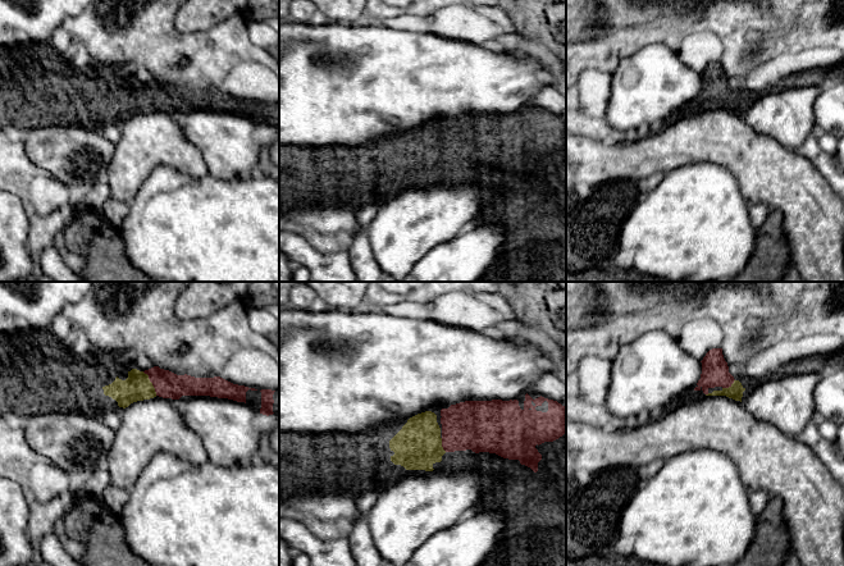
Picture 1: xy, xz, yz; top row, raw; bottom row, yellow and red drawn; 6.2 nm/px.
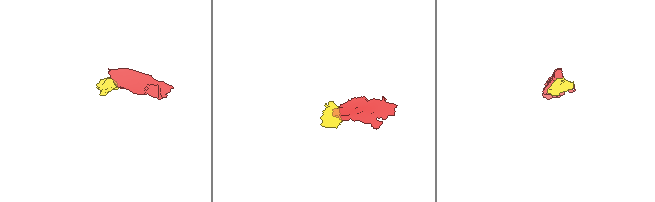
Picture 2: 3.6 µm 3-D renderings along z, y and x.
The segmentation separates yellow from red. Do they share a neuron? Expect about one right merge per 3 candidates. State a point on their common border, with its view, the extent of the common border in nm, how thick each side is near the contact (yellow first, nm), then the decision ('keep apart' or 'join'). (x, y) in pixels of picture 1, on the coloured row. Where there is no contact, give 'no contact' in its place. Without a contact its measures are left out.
contact xy (151, 383); length 180 nm; calibres 180 and 170 nm; join

